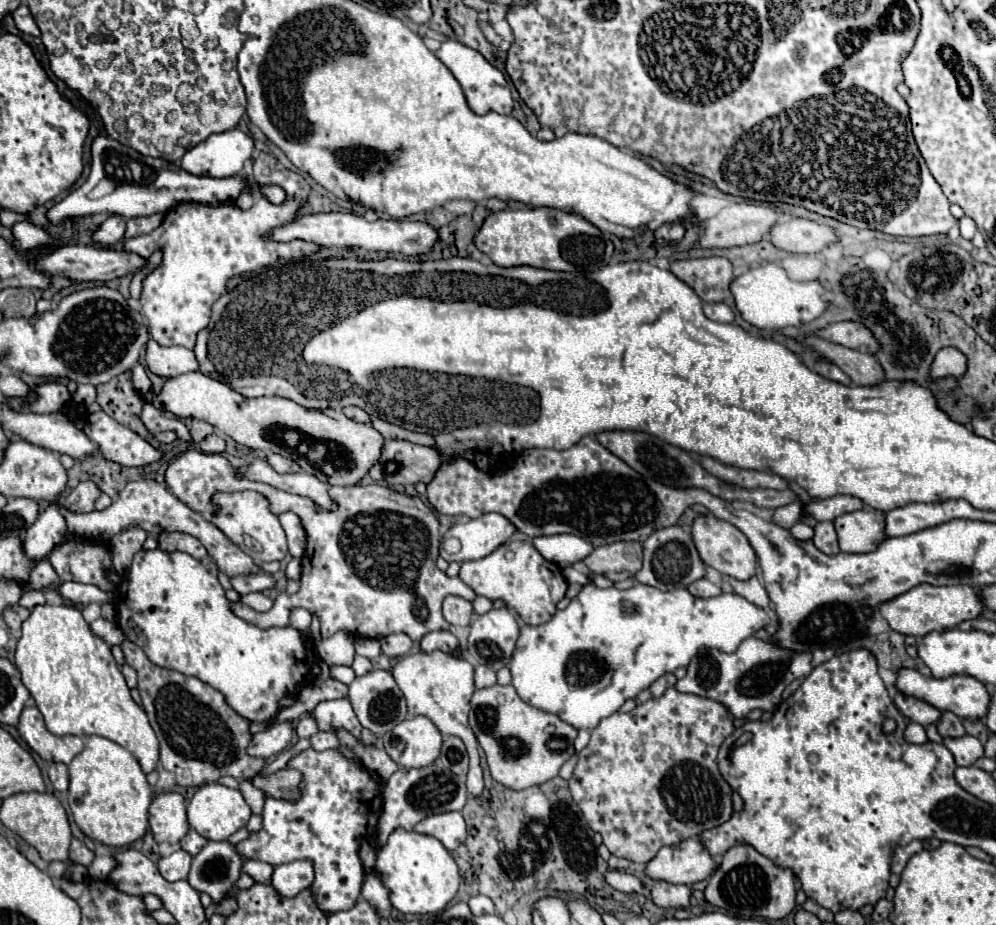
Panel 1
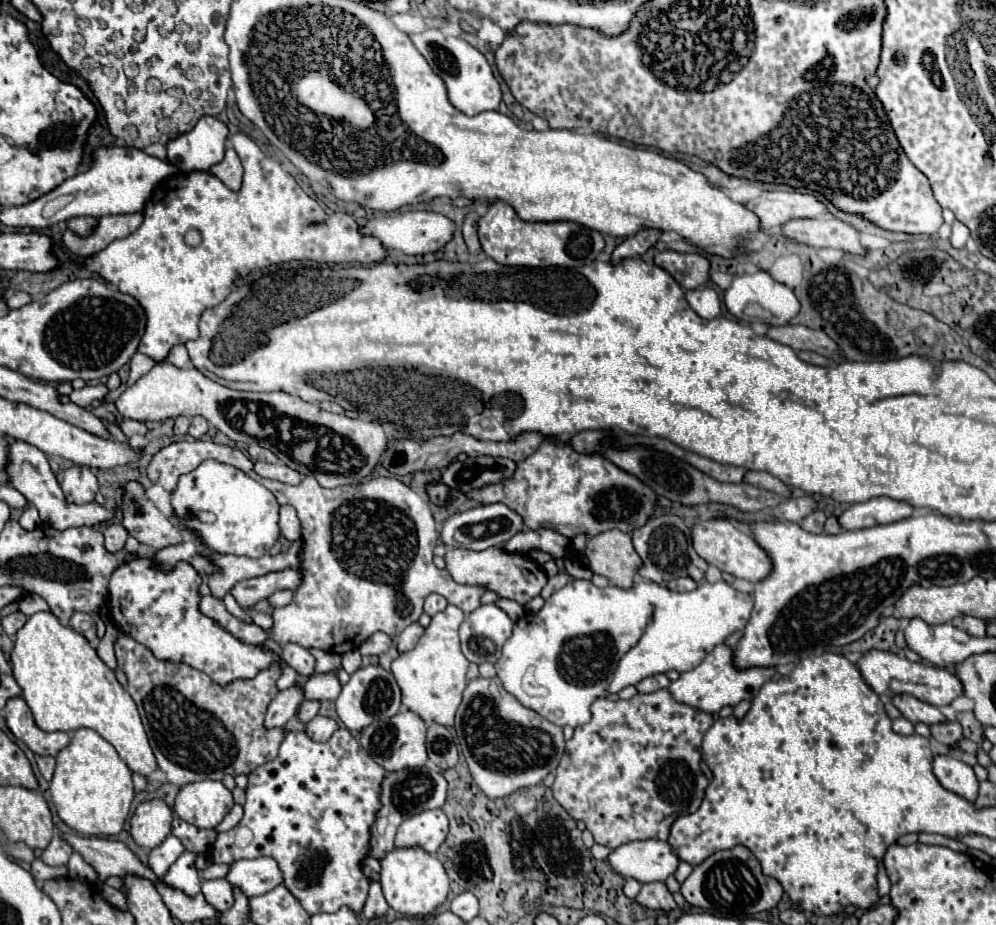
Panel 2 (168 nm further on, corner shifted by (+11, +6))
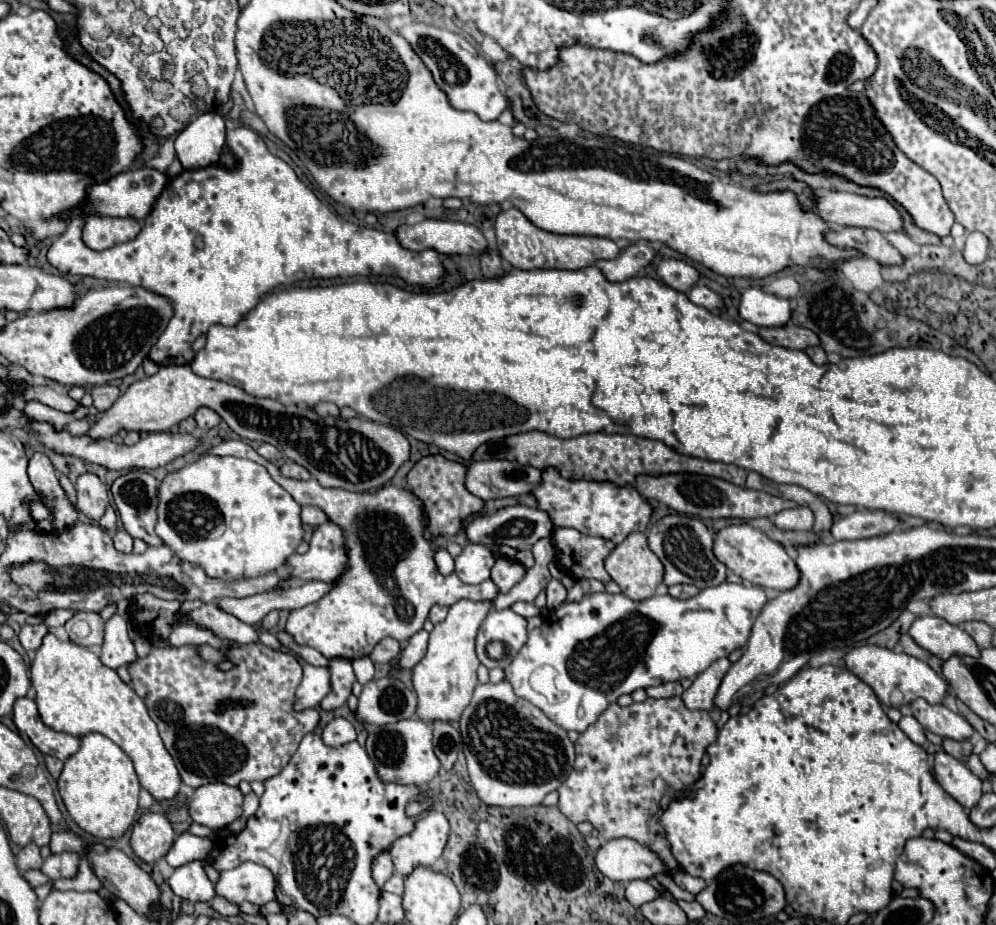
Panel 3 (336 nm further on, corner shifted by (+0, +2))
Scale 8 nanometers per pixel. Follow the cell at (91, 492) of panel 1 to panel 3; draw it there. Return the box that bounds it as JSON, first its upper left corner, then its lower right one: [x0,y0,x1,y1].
[76,474,110,520]

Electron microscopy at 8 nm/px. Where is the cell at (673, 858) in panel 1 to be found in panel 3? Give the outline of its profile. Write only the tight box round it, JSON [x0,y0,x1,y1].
[596,838,668,882]

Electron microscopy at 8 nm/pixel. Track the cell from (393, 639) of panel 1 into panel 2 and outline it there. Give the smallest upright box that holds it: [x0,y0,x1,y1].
[359,632,391,656]

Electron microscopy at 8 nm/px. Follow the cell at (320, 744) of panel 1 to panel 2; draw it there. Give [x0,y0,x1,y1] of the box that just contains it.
[305,716,339,742]

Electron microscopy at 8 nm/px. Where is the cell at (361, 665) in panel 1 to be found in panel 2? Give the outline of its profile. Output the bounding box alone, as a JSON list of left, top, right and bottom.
[343,650,361,674]

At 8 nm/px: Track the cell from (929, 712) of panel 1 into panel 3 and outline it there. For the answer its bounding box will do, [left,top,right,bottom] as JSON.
[910,698,974,740]

